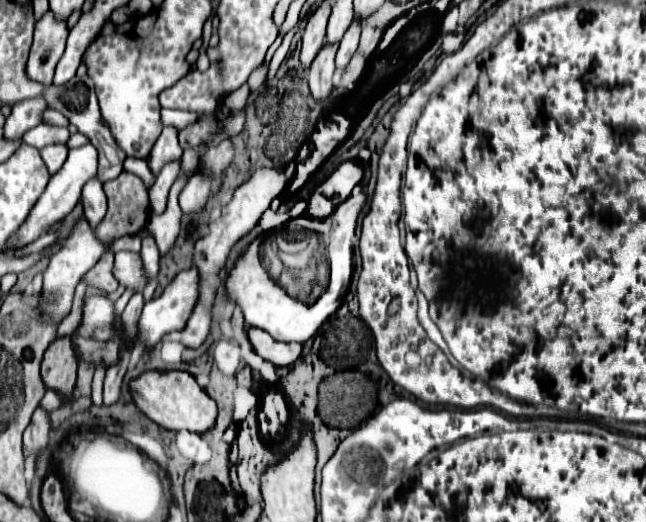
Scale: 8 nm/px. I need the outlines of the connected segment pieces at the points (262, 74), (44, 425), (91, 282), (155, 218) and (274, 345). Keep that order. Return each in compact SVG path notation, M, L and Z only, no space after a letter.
M262 64L260 68L256 68L252 74L250 74L250 78L248 78L248 84L250 84L250 90L256 90L256 88L260 88L262 84L264 84L264 78L266 78L266 72L268 72L268 68Z
M38 408L34 412L30 426L24 432L24 456L26 458L30 458L32 462L40 458L42 450L48 446L48 432L50 432L48 414L42 408Z
M104 254L100 258L100 262L86 272L86 280L88 280L88 286L94 286L98 290L104 290L106 294L114 292L118 288L118 280L114 278L114 254Z
M178 178L176 184L170 188L170 196L168 196L168 206L164 214L150 214L148 218L148 232L154 236L156 246L160 250L160 256L166 256L170 252L170 248L174 248L174 242L180 234L180 222L182 222L182 210L178 206L178 194L184 188L186 178Z
M250 328L248 338L250 338L254 352L262 356L264 360L272 362L274 366L290 366L302 356L302 344L278 342L260 328Z

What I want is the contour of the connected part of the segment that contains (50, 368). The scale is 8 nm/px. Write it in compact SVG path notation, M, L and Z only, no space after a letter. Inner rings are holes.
M70 338L54 340L42 360L42 382L46 388L58 392L64 402L70 402L76 388L76 368L78 360Z

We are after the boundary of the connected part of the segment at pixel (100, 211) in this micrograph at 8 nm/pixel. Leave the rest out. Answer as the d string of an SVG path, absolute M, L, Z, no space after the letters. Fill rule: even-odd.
M92 178L86 182L86 186L82 188L82 202L84 202L84 216L92 232L96 232L98 224L106 216L106 196L102 190L102 182L98 178Z

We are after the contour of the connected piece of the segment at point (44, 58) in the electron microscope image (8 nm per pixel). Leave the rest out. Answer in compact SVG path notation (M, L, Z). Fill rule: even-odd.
M46 12L46 16L36 22L34 44L26 64L26 74L32 82L44 84L46 88L50 86L56 64L64 52L66 38L68 38L66 22L54 22L54 16L50 12Z

